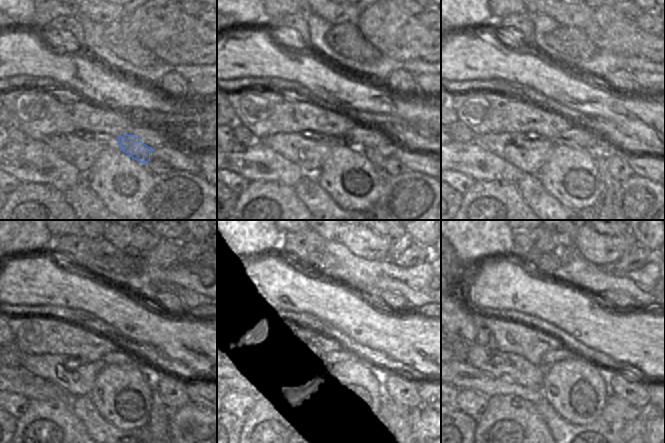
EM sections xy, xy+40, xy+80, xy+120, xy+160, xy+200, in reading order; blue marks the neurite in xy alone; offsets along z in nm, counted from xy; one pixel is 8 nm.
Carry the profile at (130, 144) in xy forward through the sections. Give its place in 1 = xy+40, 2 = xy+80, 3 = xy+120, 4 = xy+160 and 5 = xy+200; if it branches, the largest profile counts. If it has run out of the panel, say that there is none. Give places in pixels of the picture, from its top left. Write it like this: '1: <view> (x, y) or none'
1: xy+40 (375, 157)
2: xy+80 (607, 181)
3: xy+120 (159, 414)
4: xy+160 (387, 407)
5: xy+200 (611, 408)

